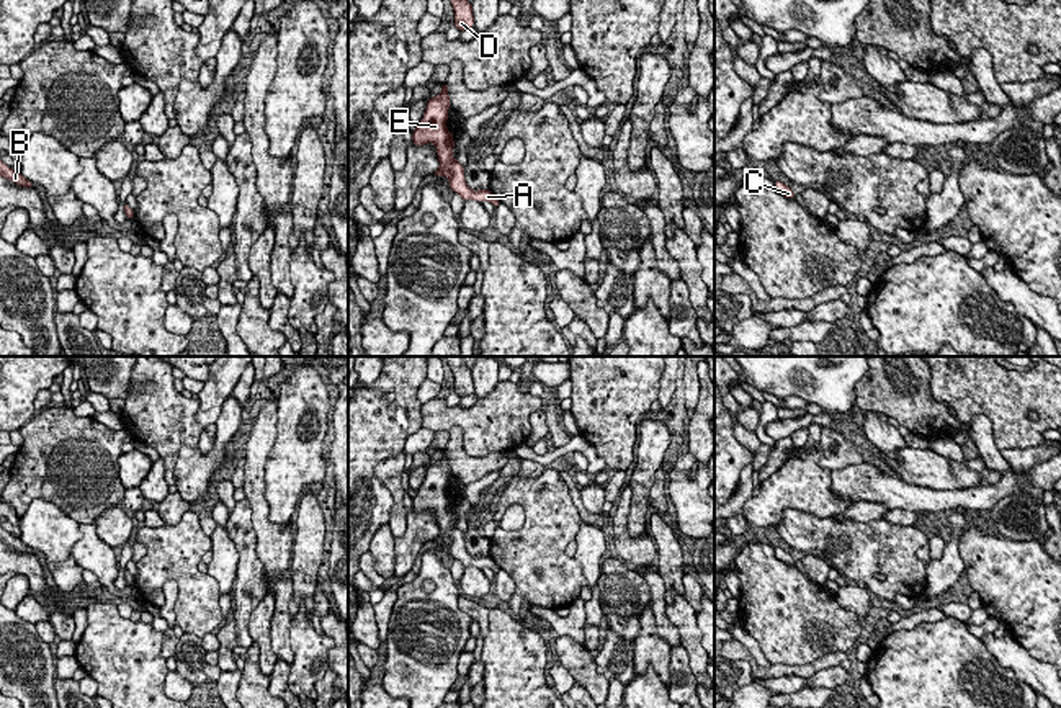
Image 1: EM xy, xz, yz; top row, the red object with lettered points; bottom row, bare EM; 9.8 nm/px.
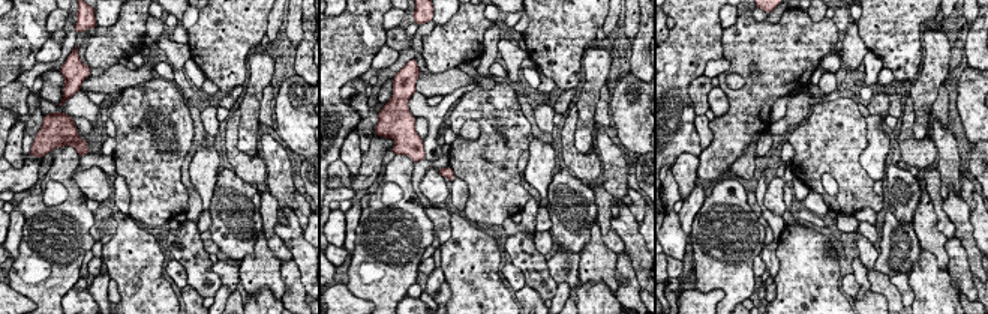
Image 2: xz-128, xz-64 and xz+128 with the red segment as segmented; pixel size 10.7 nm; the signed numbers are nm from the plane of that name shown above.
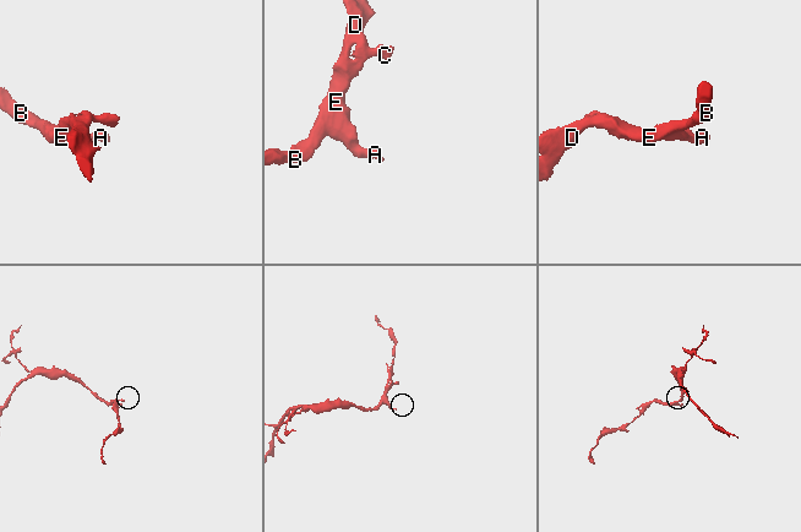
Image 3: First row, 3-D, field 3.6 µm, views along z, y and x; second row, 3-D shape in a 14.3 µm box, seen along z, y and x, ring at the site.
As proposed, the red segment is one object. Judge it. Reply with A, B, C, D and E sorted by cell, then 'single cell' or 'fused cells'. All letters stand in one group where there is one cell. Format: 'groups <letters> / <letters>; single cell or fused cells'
groups A B C D E; single cell

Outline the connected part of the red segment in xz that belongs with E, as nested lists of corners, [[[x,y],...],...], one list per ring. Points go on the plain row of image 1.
[[[441,450],[443,458],[435,464],[427,468],[425,481],[417,491],[417,495],[412,499],[412,507],[415,512],[423,512],[433,509],[436,513],[436,522],[440,533],[433,540],[436,543],[448,543],[450,554],[458,559],[464,567],[489,567],[497,574],[500,567],[490,556],[472,558],[464,546],[463,531],[453,523],[453,500],[446,494],[448,476],[451,473],[448,451]]]

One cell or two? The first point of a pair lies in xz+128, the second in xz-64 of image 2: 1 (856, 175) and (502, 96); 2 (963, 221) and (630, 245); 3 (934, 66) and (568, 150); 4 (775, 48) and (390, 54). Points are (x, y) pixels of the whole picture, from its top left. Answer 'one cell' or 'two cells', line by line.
1: one cell
2: one cell
3: two cells
4: two cells

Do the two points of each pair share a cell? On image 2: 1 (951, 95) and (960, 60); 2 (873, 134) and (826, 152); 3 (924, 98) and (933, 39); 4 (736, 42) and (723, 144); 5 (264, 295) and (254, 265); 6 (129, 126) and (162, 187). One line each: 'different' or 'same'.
1: same
2: different
3: same
4: same
5: different
6: same

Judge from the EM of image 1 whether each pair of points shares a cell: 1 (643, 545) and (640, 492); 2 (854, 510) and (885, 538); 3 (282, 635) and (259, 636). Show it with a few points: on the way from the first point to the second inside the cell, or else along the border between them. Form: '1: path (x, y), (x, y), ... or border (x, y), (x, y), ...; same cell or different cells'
1: border (633, 494), (628, 532), (638, 537); different cells
2: border (832, 517), (846, 520), (881, 519); different cells
3: border (273, 599), (272, 651), (278, 658); different cells

